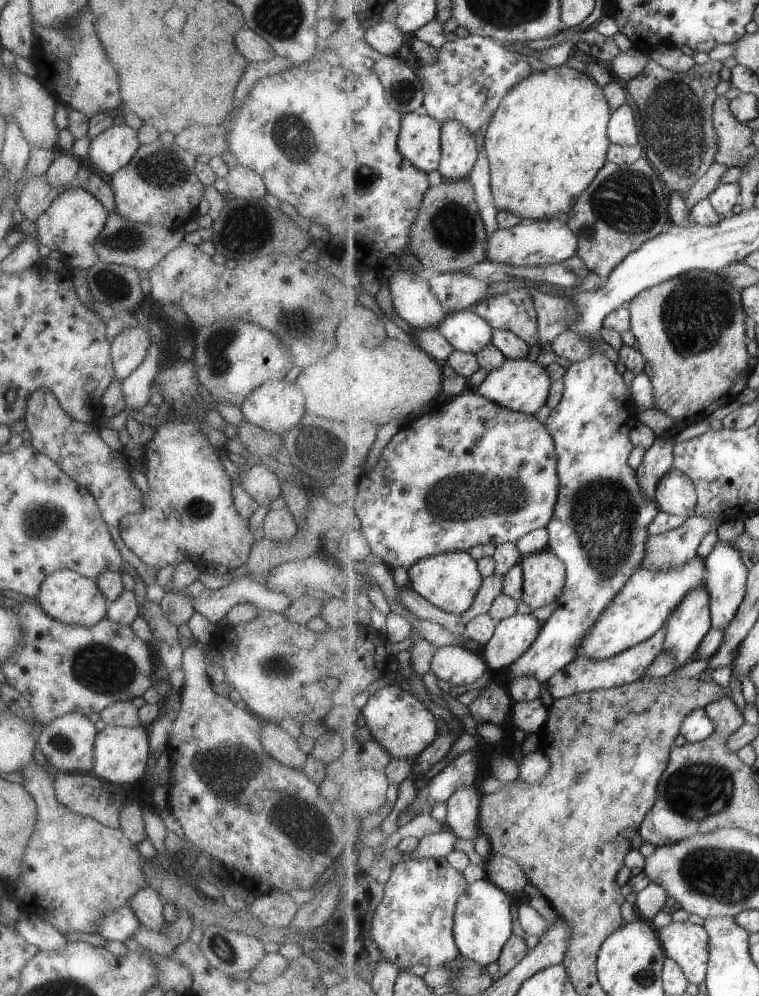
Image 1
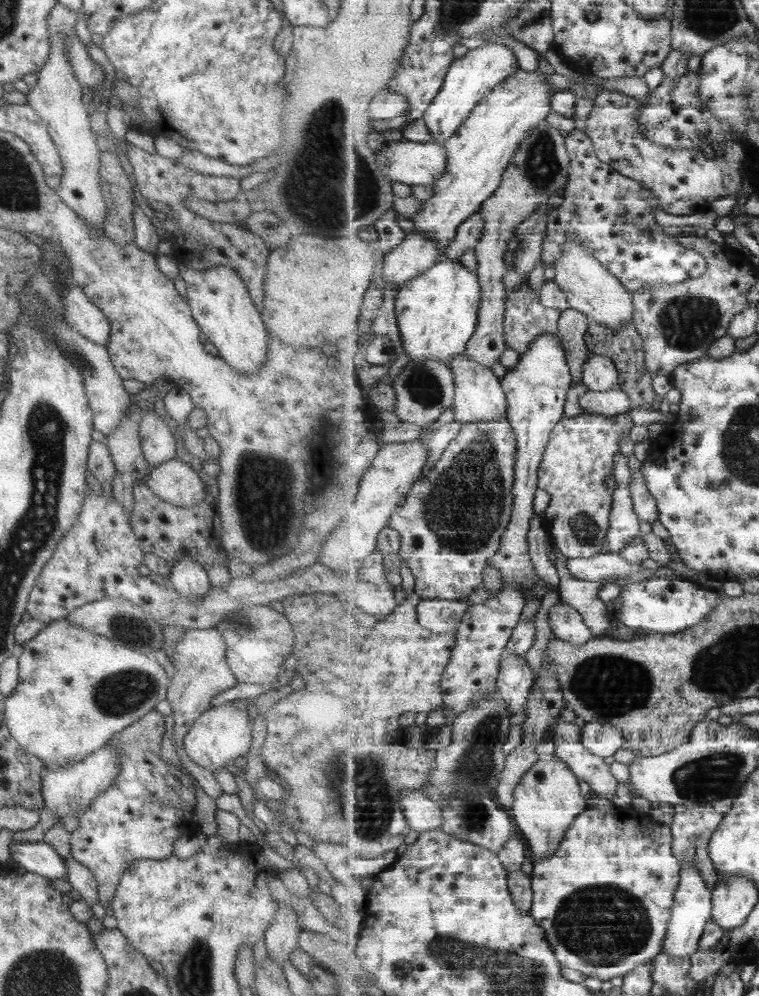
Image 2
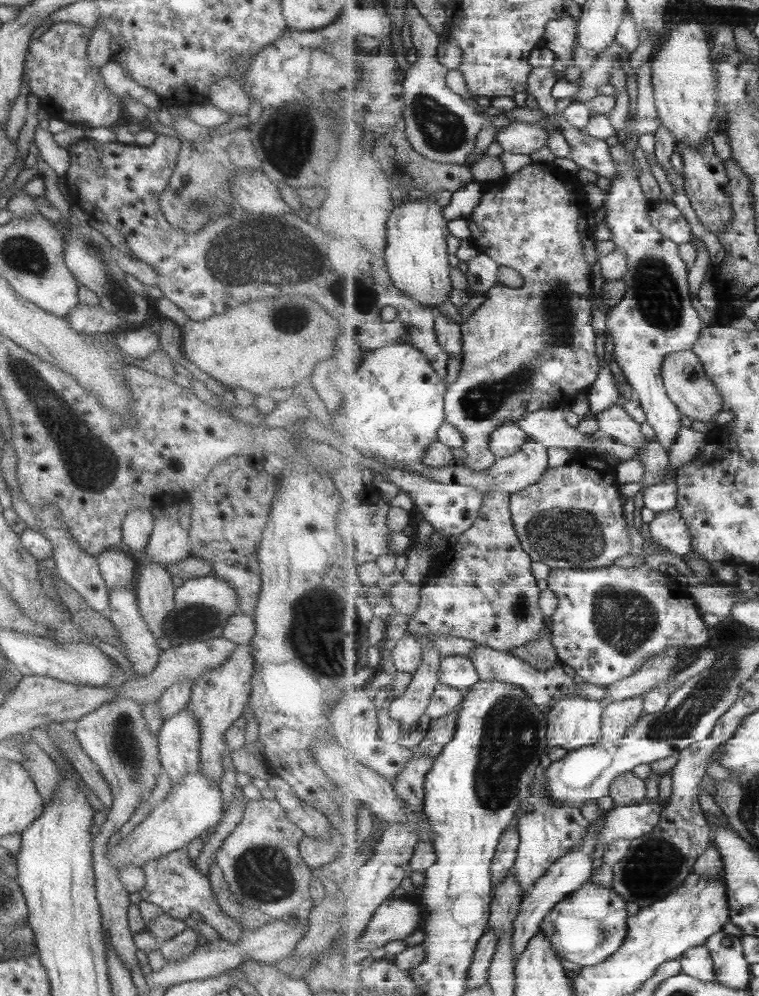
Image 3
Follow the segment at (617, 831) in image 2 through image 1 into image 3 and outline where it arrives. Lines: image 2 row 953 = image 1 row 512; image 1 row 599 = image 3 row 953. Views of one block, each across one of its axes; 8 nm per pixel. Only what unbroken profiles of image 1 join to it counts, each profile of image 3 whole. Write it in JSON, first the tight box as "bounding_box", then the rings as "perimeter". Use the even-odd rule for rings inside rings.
{"bounding_box":[541,880,628,967],"perimeter":[[[589,880],[580,890],[555,906],[541,930],[563,959],[581,967],[597,966],[616,954],[628,938],[627,900],[614,889],[602,888]]]}

